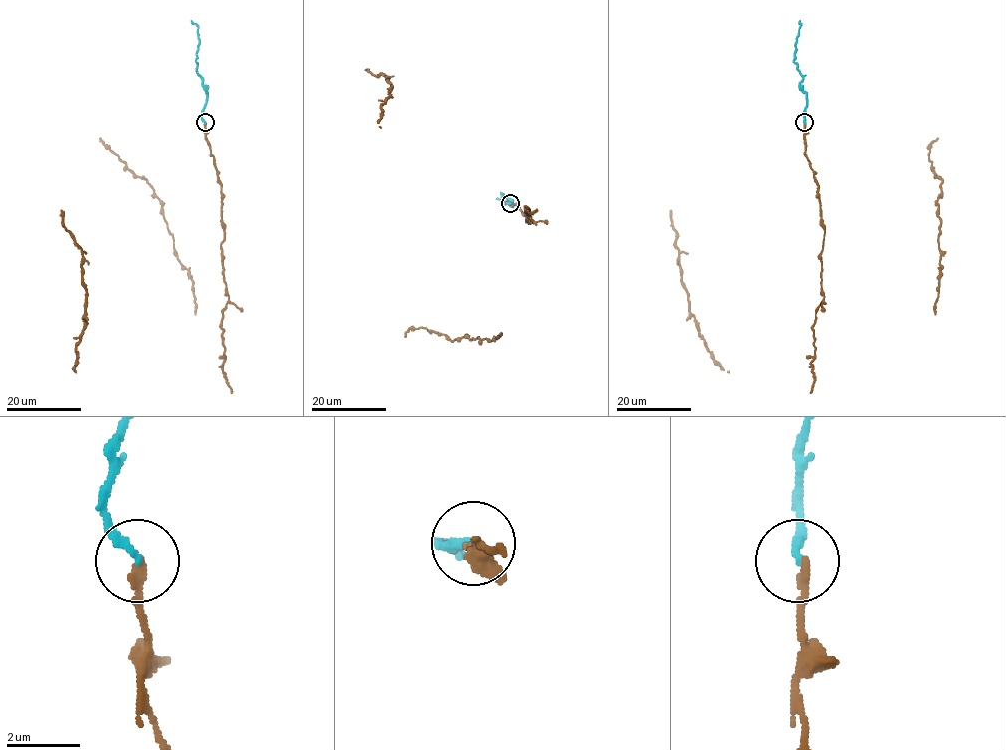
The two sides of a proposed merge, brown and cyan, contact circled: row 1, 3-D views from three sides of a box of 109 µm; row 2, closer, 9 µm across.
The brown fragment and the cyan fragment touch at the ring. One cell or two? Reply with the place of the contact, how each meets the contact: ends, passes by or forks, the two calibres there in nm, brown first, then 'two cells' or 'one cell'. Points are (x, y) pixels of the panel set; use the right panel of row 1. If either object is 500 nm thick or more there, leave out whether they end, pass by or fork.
at (804, 122); brown ends there; cyan ends there; 240 nm thick on the brown side, 220 nm on the other; one cell

